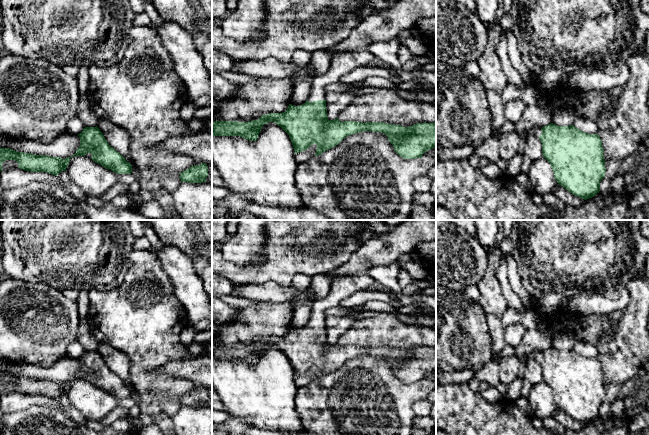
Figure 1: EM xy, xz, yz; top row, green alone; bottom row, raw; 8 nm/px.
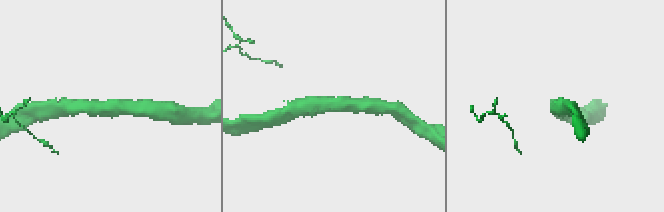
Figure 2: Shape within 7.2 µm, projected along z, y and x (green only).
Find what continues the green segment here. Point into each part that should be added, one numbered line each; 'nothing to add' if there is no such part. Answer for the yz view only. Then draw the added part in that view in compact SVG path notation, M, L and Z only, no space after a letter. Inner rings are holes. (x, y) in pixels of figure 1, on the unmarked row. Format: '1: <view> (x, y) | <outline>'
1: yz (536, 356) | M535 352L535 353L531 353L531 354L526 354L522 357L520 357L519 359L524 359L526 363L531 359L534 359L539 362L541 357L542 357L541 352Z

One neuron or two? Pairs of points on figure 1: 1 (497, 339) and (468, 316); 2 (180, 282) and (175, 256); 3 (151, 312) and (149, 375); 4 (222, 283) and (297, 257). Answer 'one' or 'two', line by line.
1: two
2: one
3: one
4: two

